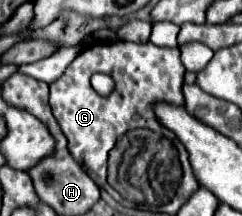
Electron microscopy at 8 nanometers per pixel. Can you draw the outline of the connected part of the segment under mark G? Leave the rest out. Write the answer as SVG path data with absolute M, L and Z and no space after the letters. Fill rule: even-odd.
M92 42L78 52L74 62L64 70L64 74L50 84L50 106L56 120L62 126L62 132L68 138L68 148L76 161L84 166L84 170L100 187L114 199L119 194L107 183L108 153L116 140L124 134L124 122L128 122L128 130L132 128L148 128L164 134L166 138L176 138L168 128L164 128L154 108L160 102L168 102L174 106L184 106L182 86L184 86L186 68L180 60L180 48L158 48L150 42ZM94 72L104 72L114 80L114 92L106 98L98 96L90 88L90 76Z

